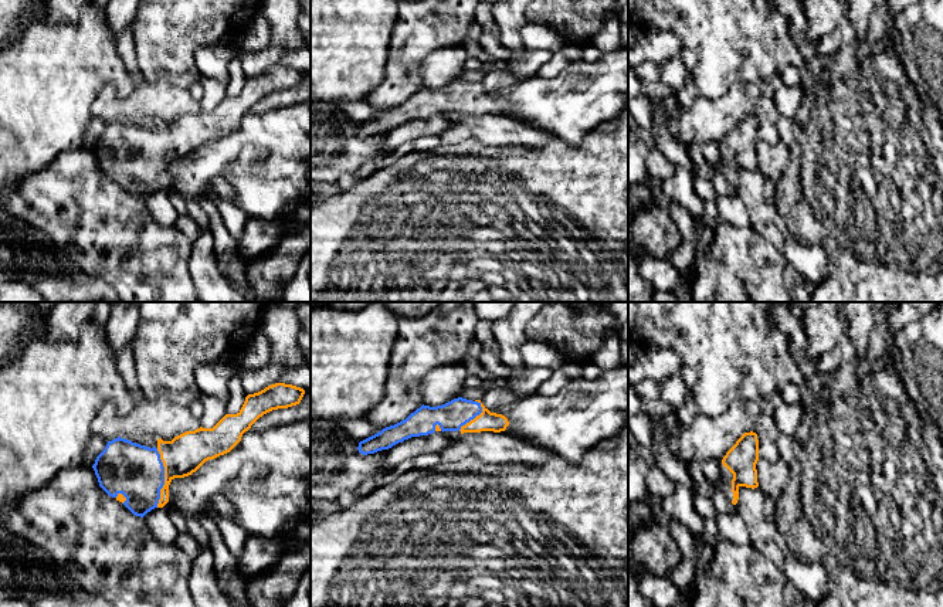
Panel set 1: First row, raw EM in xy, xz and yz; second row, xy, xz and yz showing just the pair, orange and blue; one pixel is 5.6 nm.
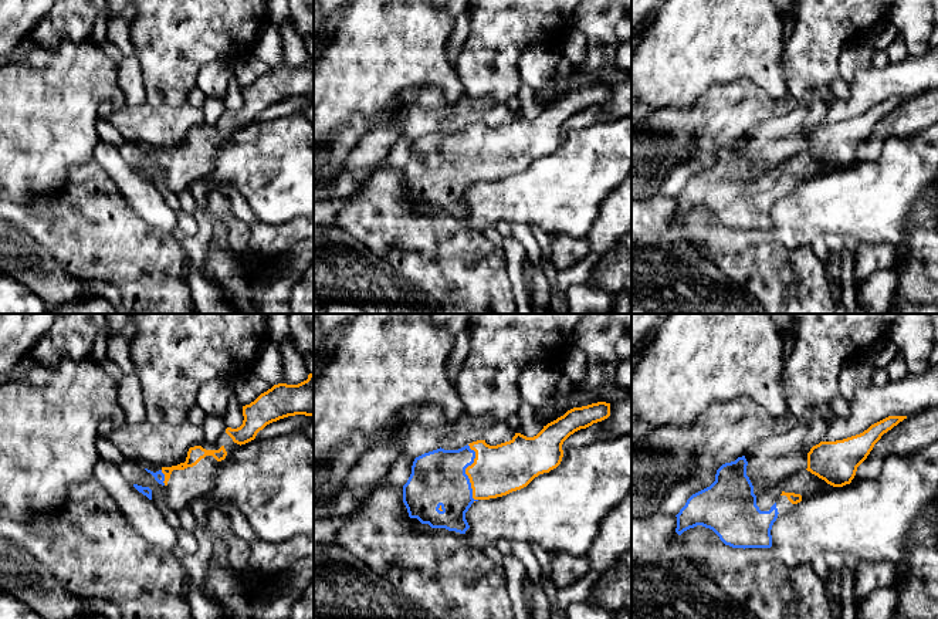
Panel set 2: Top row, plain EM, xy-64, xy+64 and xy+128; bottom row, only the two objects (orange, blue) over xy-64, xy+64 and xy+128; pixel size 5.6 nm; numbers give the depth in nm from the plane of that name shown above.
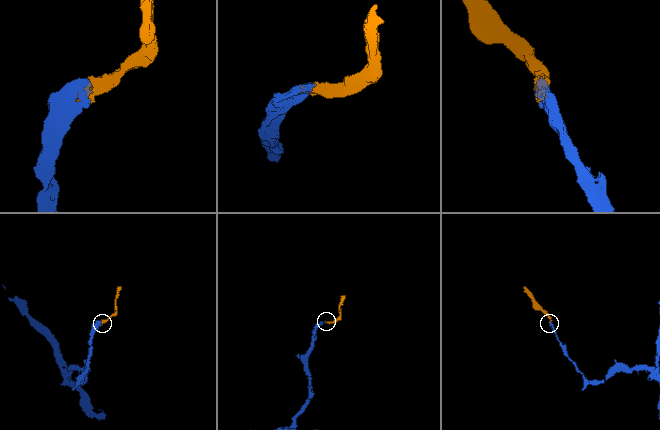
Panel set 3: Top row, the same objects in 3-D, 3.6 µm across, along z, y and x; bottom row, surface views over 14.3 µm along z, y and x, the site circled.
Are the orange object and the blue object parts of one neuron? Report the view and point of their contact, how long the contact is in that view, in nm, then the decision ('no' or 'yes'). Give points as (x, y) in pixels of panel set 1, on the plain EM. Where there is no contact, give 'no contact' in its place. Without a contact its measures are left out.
xy (165, 160) | 340 nm | yes

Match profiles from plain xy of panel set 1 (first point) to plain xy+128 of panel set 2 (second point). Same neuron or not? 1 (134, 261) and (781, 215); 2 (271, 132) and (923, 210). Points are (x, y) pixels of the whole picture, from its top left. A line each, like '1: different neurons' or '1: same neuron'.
1: different neurons
2: different neurons

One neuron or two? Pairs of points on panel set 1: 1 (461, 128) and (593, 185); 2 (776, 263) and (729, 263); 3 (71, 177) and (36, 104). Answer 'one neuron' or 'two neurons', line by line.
1: two neurons
2: one neuron
3: two neurons

